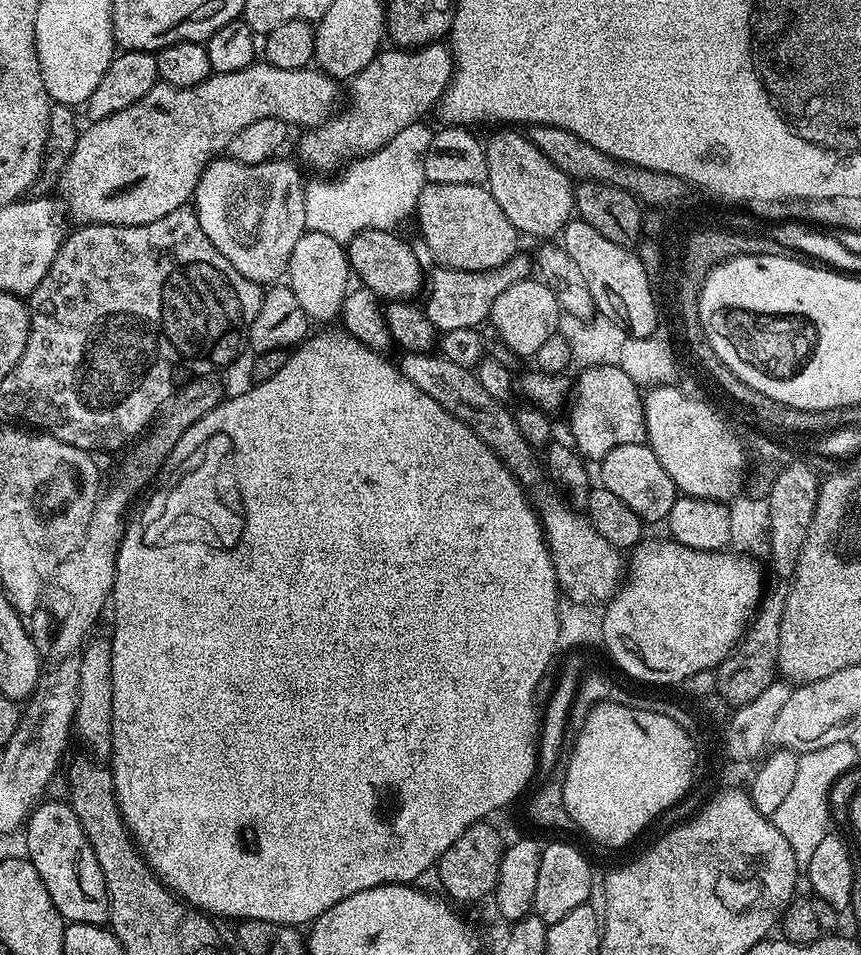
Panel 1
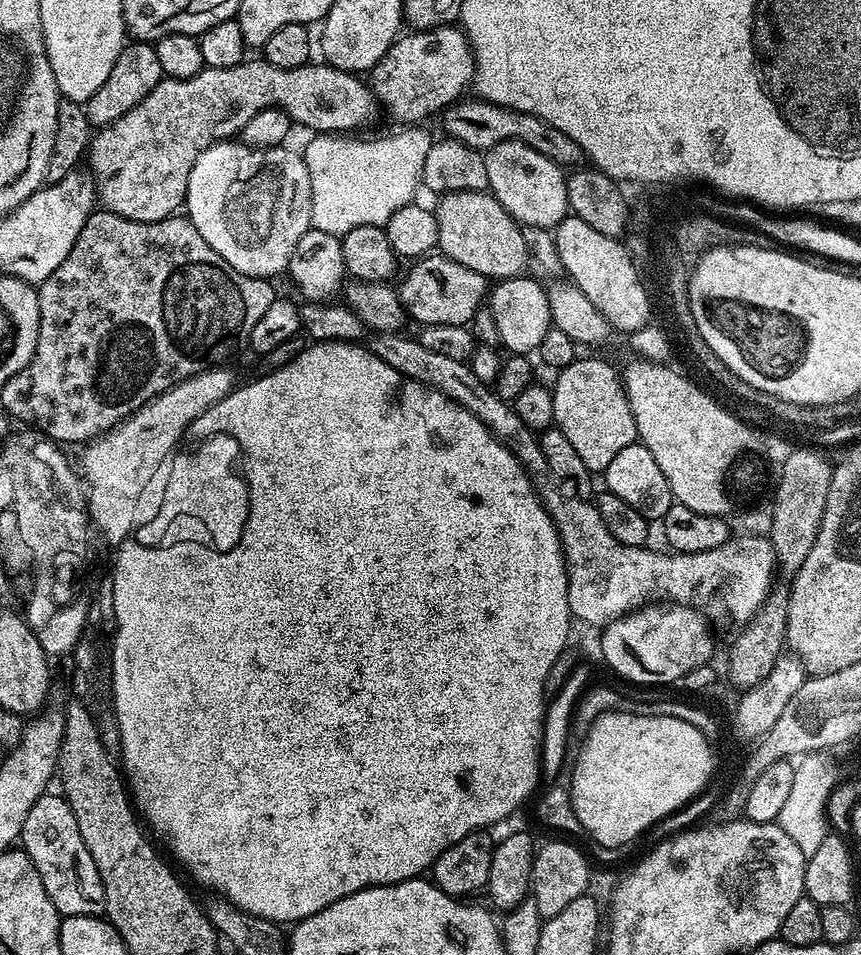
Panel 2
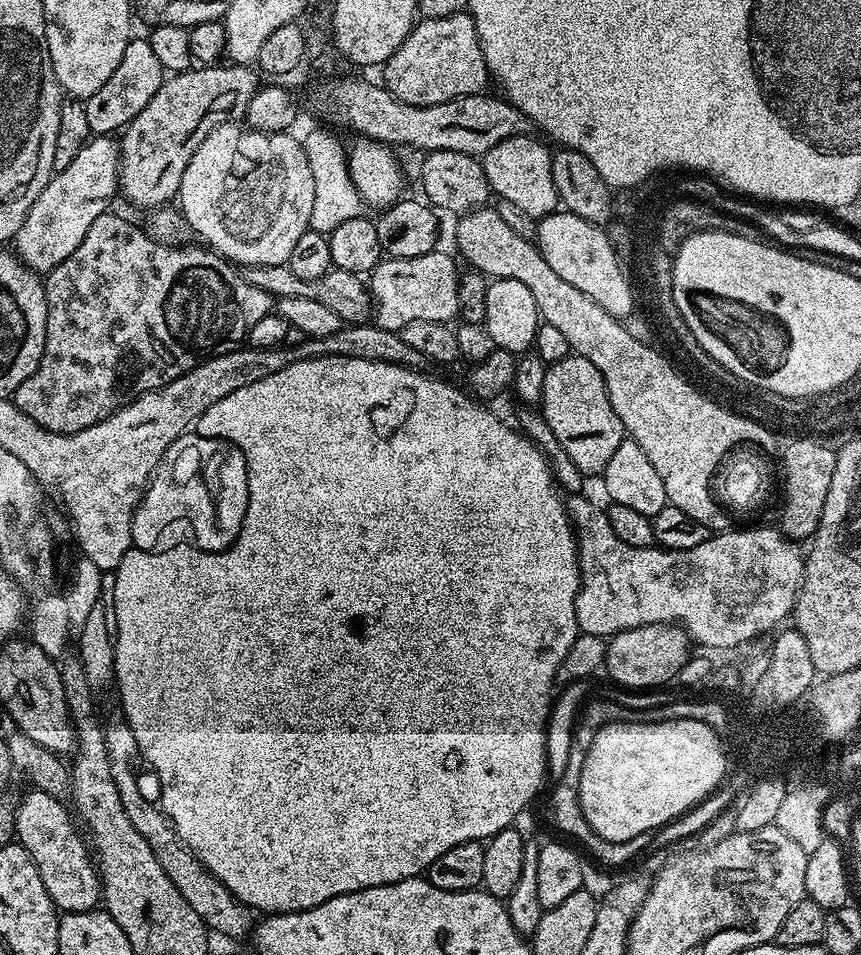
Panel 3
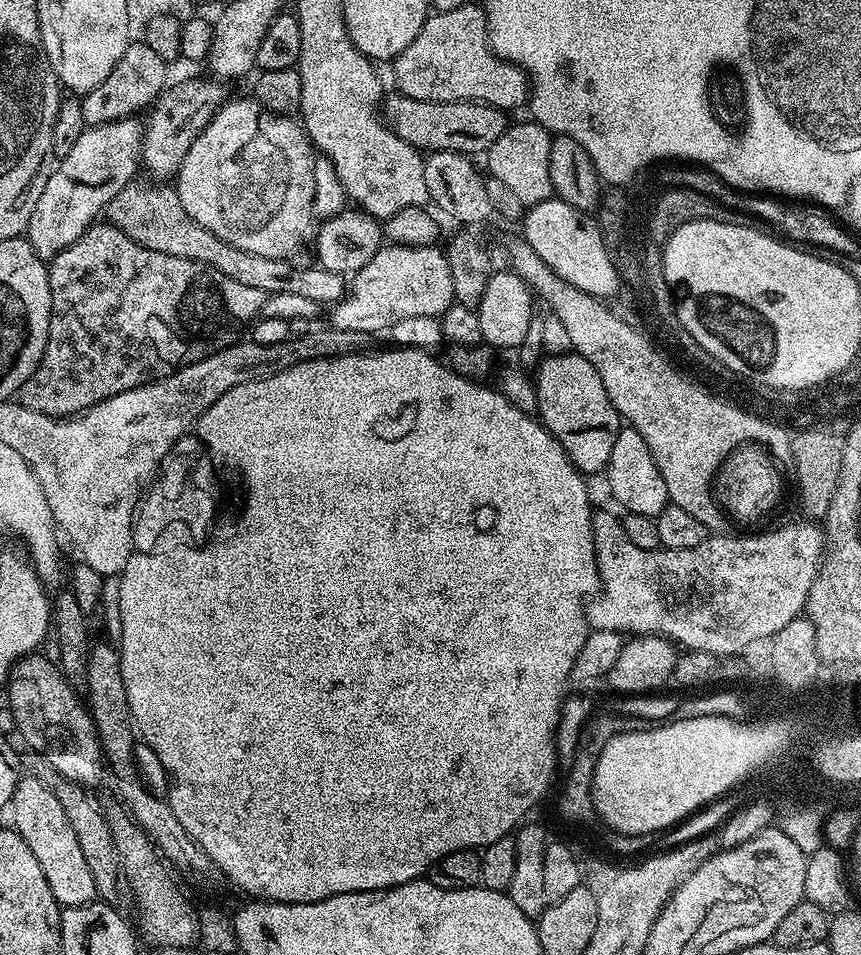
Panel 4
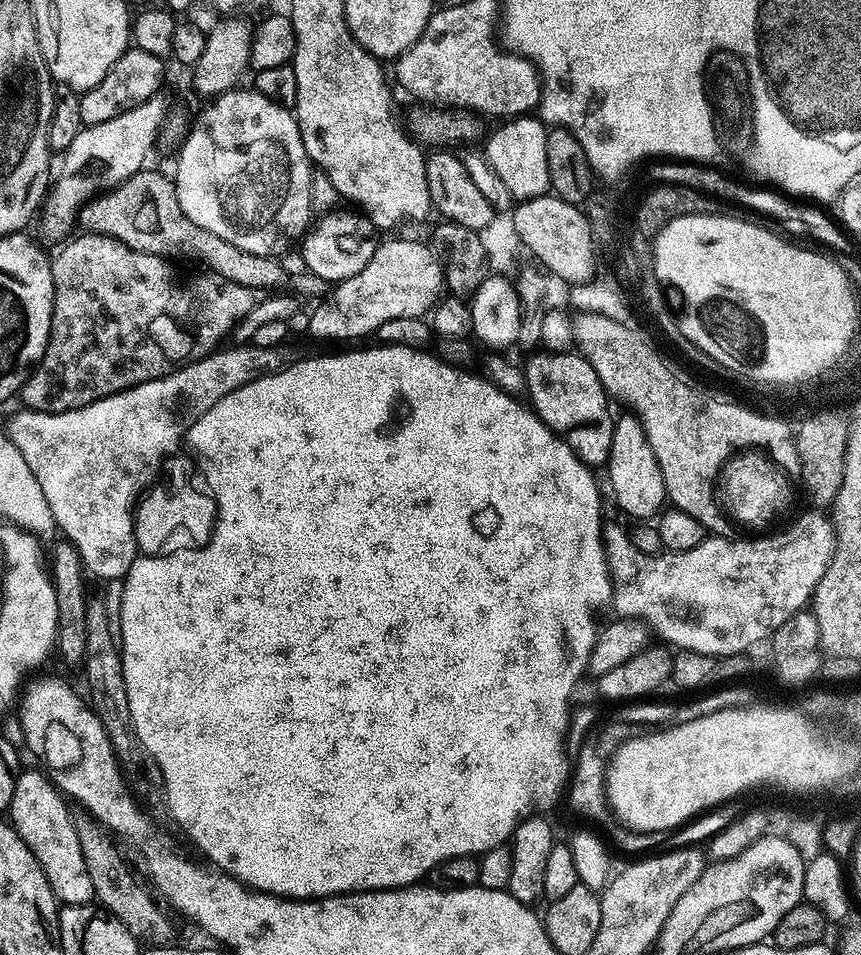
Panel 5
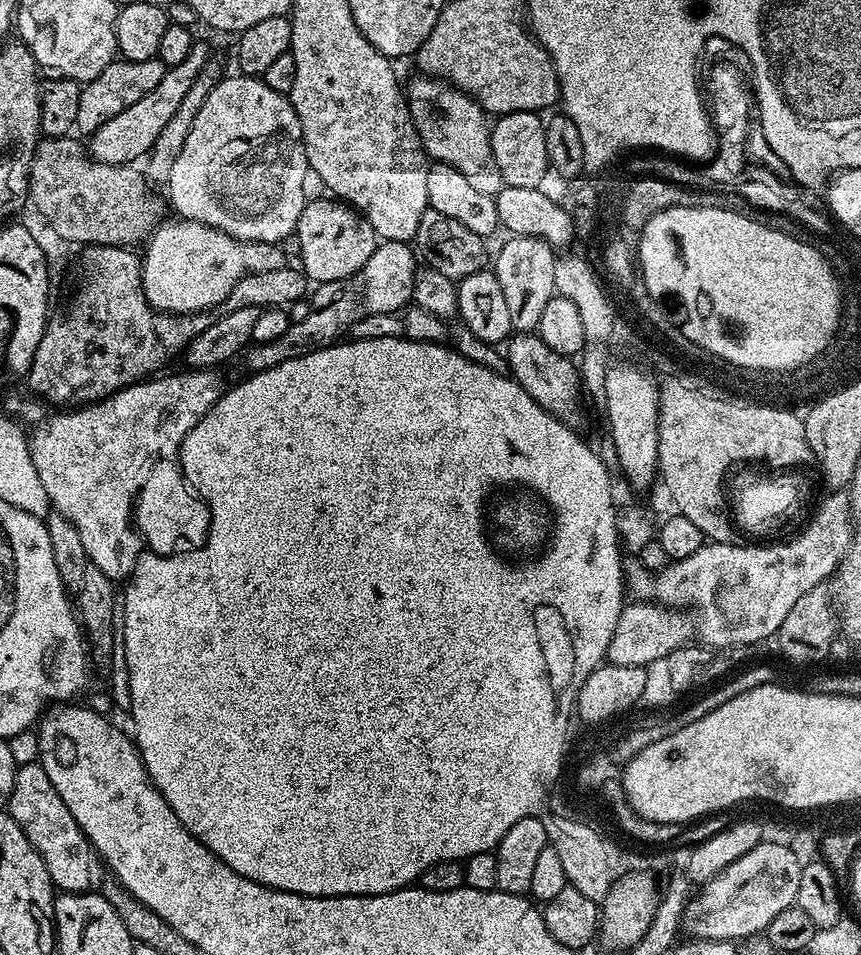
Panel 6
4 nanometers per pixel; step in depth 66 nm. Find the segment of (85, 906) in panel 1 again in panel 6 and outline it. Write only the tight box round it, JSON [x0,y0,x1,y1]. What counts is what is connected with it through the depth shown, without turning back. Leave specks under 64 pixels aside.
[6,762,93,893]

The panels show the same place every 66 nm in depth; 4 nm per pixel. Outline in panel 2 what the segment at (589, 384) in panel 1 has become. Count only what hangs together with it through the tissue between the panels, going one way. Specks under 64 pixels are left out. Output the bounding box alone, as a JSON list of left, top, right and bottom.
[550,358,637,474]

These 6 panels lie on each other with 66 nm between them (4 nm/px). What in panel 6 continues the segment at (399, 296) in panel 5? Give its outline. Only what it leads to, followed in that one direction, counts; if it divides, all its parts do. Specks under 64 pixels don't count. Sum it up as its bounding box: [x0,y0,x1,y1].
[242,240,418,373]

